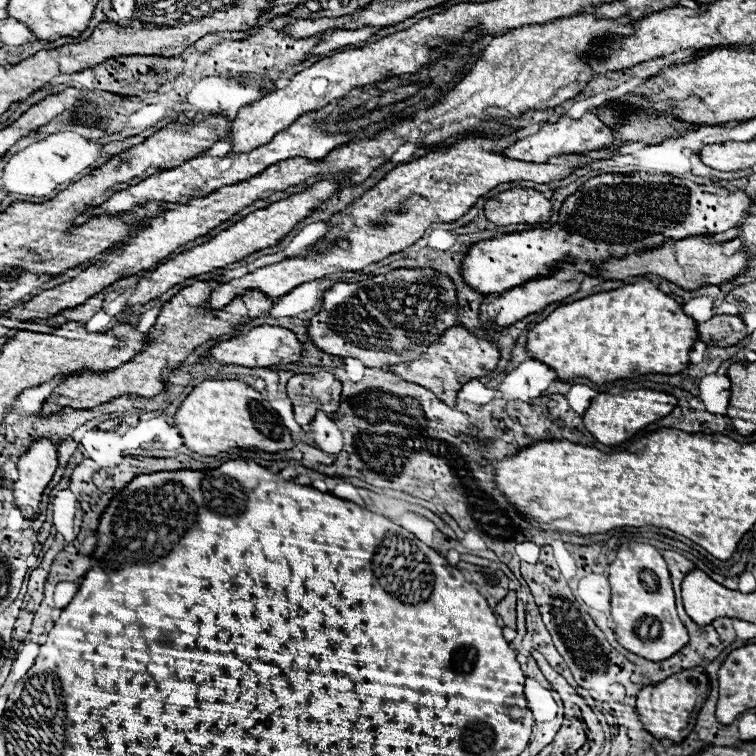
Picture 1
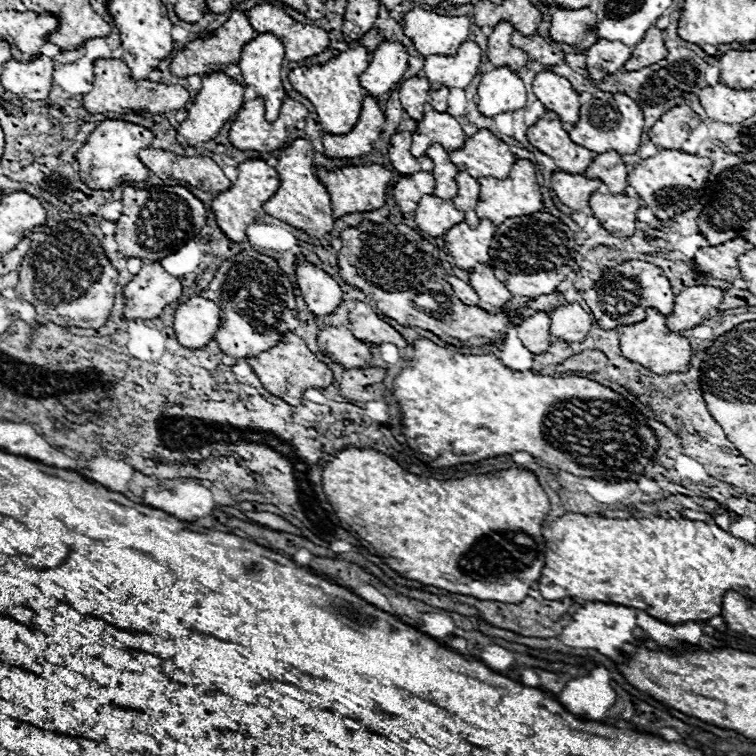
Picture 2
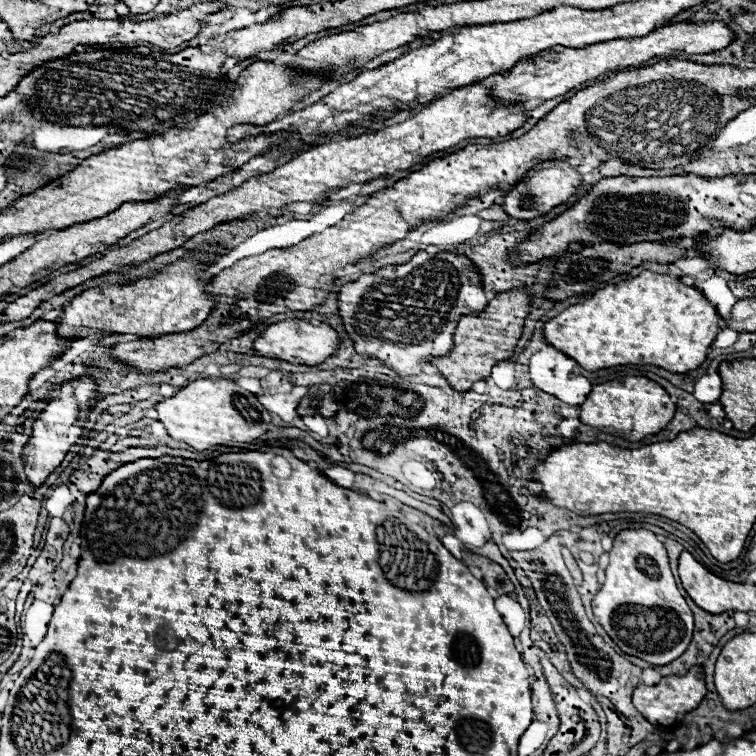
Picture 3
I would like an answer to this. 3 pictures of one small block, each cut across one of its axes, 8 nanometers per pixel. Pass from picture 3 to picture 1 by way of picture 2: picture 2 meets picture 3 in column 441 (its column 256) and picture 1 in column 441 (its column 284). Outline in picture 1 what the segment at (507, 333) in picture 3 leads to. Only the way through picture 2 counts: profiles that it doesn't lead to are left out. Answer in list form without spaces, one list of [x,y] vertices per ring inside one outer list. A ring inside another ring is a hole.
[[[454,326],[446,332],[442,332],[440,340],[430,344],[428,350],[418,360],[412,360],[412,362],[406,362],[406,364],[396,364],[396,366],[390,366],[388,370],[392,374],[396,374],[400,380],[424,386],[426,390],[434,392],[440,402],[444,402],[448,406],[454,406],[458,388],[462,384],[466,384],[468,380],[490,374],[496,368],[498,360],[500,360],[500,354],[498,354],[498,348],[496,348],[494,342],[478,340],[466,328]]]

